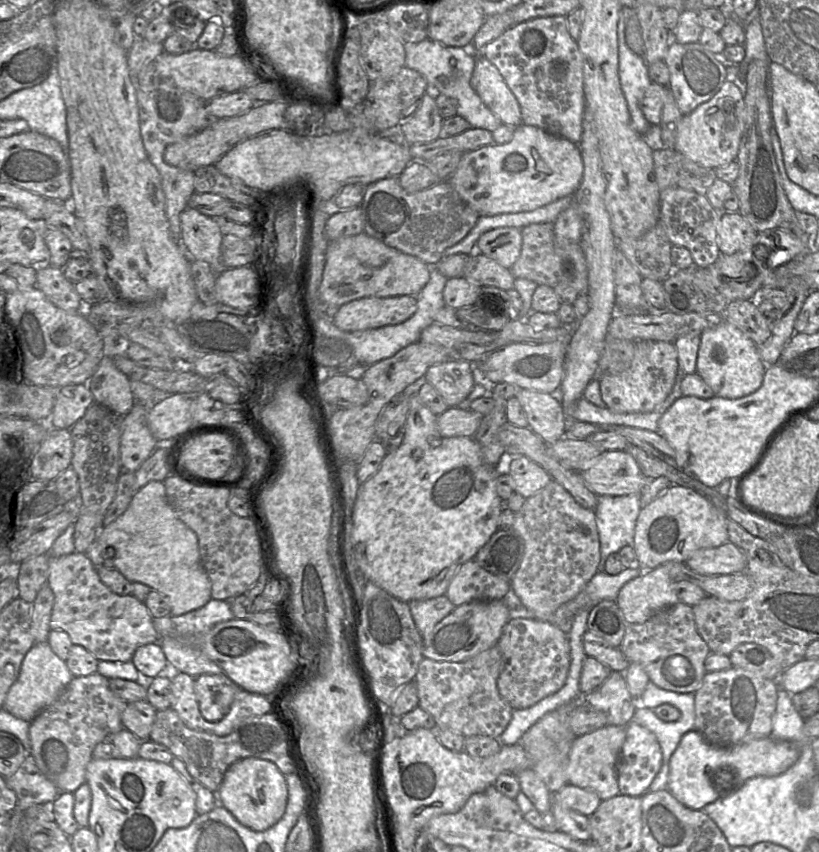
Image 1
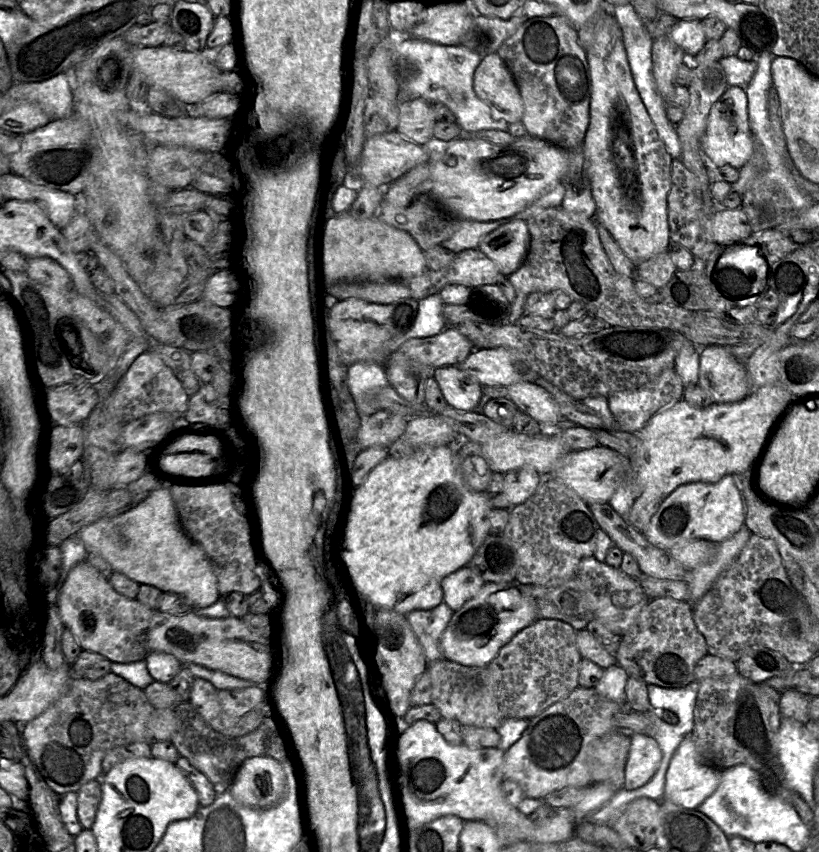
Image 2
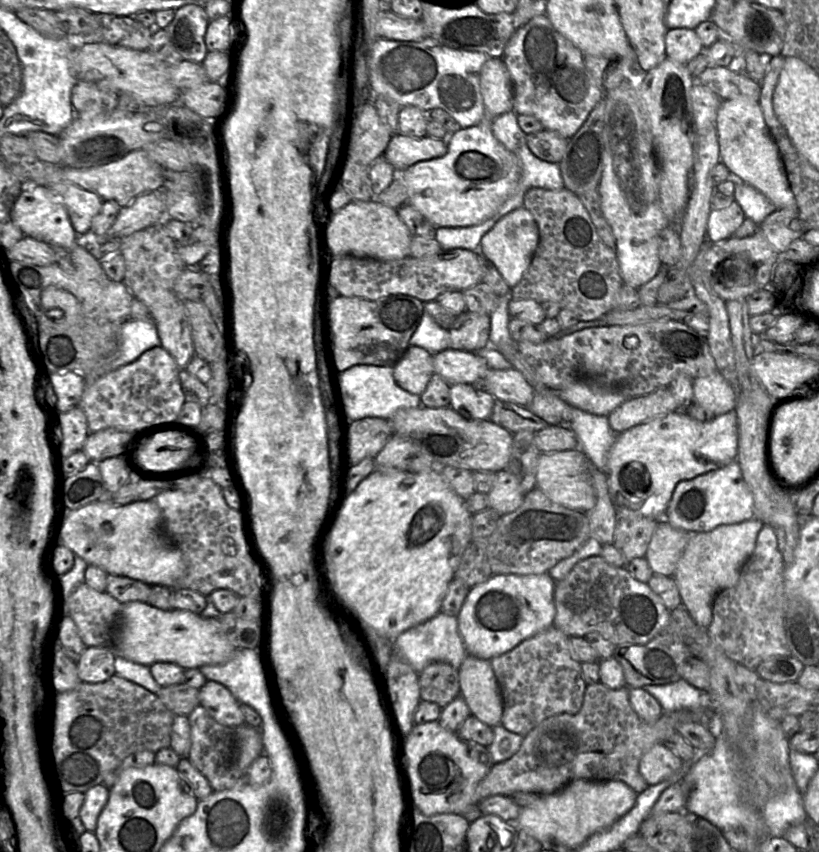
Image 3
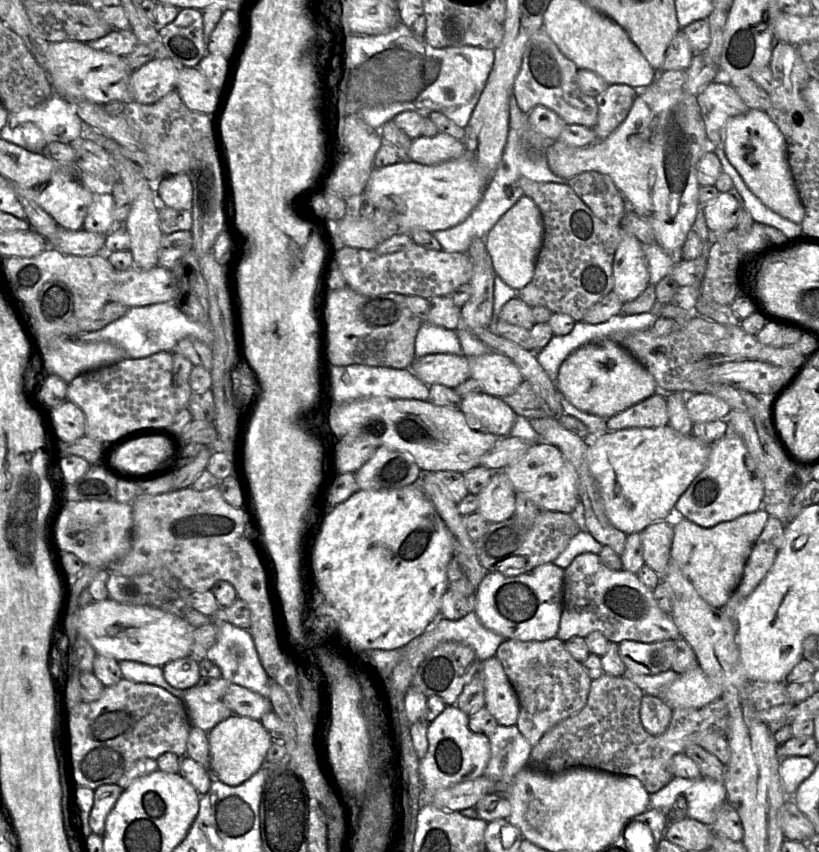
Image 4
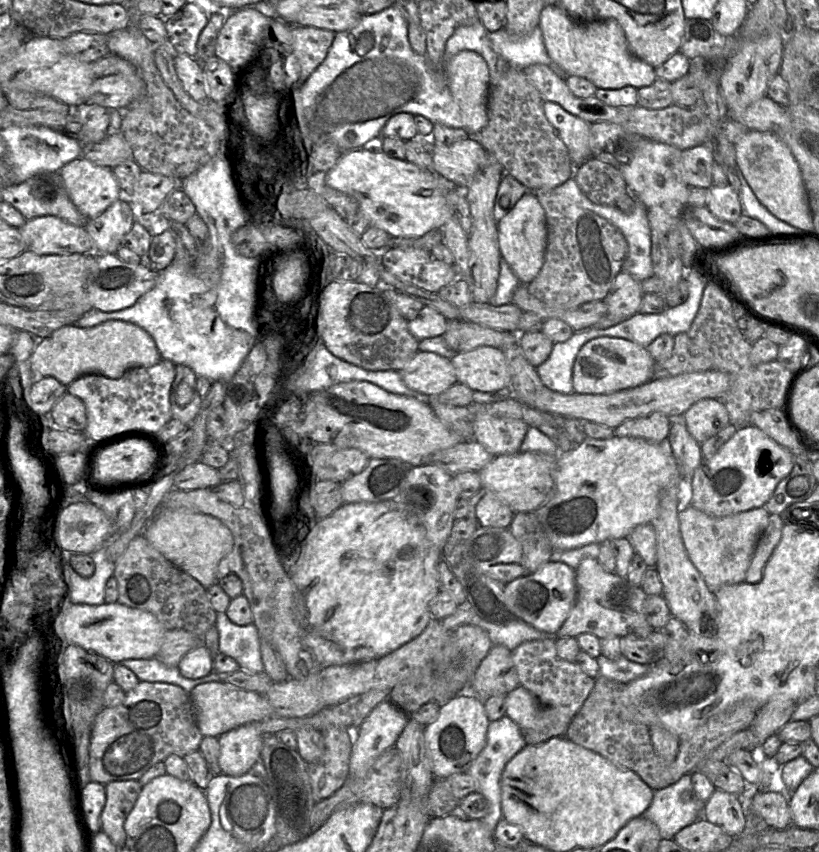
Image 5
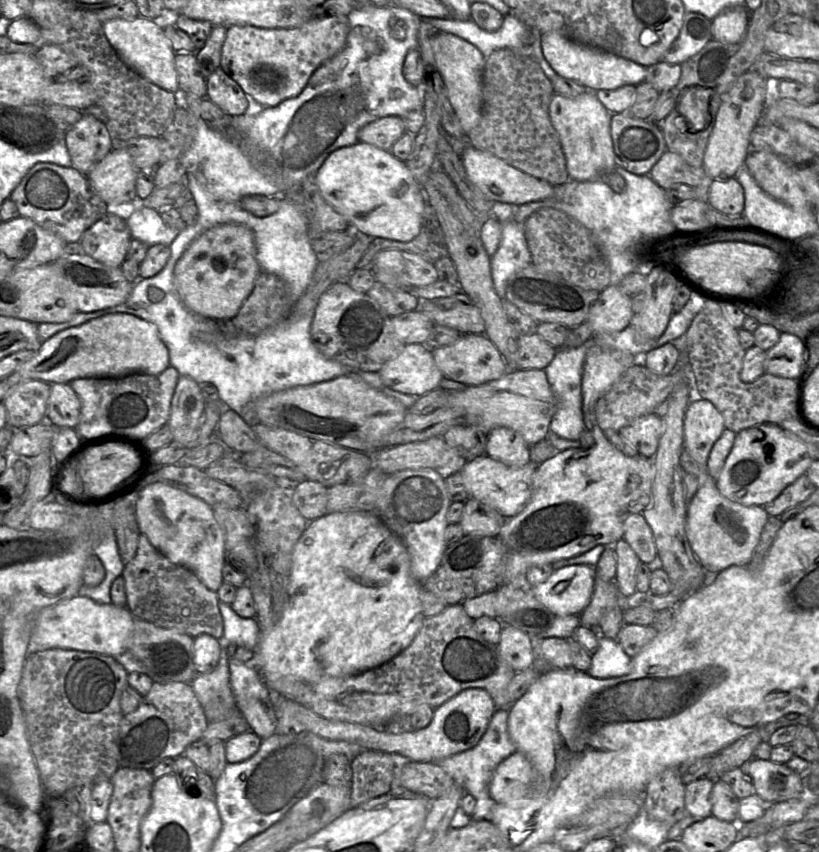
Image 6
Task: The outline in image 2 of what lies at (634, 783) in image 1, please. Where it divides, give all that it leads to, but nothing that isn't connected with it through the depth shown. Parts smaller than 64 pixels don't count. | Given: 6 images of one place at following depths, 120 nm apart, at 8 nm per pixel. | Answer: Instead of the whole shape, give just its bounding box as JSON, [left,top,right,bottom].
[623,734,662,790]

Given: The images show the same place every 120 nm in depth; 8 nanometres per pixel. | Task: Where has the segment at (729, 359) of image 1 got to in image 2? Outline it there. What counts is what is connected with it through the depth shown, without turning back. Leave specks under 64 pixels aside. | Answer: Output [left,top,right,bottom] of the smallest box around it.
[698,347,751,402]

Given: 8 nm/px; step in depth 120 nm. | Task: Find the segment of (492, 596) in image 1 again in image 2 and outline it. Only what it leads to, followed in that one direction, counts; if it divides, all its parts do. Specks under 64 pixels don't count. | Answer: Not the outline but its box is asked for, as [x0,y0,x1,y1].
[443,565,485,612]

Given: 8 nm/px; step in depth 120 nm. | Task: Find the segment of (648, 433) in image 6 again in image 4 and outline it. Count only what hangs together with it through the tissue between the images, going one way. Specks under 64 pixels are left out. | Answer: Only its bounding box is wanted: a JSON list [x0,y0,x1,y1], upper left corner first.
[606,392,669,431]

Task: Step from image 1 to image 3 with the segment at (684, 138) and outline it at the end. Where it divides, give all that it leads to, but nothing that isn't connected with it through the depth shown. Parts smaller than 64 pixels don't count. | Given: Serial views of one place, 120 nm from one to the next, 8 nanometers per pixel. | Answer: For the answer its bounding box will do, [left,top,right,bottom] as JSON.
[716,97,798,210]

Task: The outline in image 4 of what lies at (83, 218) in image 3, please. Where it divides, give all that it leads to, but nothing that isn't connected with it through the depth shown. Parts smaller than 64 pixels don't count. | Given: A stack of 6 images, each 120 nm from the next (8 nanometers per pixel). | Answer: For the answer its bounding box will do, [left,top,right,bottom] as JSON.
[83,193,116,235]

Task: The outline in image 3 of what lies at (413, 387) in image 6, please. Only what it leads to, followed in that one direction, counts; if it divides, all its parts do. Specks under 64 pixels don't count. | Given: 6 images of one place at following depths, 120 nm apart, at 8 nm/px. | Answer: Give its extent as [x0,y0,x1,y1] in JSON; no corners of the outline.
[433,348,490,385]

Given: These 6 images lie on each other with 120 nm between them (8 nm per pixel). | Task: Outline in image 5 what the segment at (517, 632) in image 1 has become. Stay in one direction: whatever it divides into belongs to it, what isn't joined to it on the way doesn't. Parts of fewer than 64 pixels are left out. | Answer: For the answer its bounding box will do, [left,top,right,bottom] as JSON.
[512,637,595,745]

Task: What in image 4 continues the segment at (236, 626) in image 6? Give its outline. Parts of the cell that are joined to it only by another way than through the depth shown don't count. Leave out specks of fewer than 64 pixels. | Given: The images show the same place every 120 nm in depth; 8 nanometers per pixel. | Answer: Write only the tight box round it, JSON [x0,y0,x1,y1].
[206,616,270,698]

